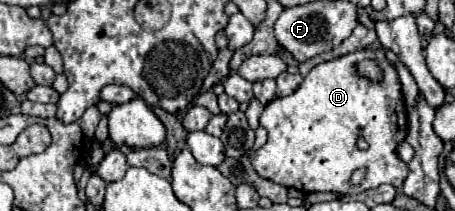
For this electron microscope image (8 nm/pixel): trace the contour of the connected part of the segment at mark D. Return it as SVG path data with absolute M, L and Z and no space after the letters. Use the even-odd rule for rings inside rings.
M362 49L326 63L320 63L308 71L304 77L304 83L288 97L276 97L272 99L262 115L260 115L260 125L268 131L268 141L262 149L254 151L250 155L252 167L256 173L264 179L270 179L274 183L280 183L284 187L294 187L304 193L314 193L314 191L332 191L340 195L358 195L366 189L376 189L384 183L400 189L406 175L408 175L408 165L400 161L396 147L400 141L406 139L408 131L408 115L402 99L402 85L398 79L396 69L384 59L384 49ZM370 59L374 61L380 71L382 71L382 81L372 81L364 75L358 73L358 63ZM364 137L368 141L368 149L360 151L356 147L356 139ZM366 167L366 179L358 185L350 185L350 175L352 171Z

